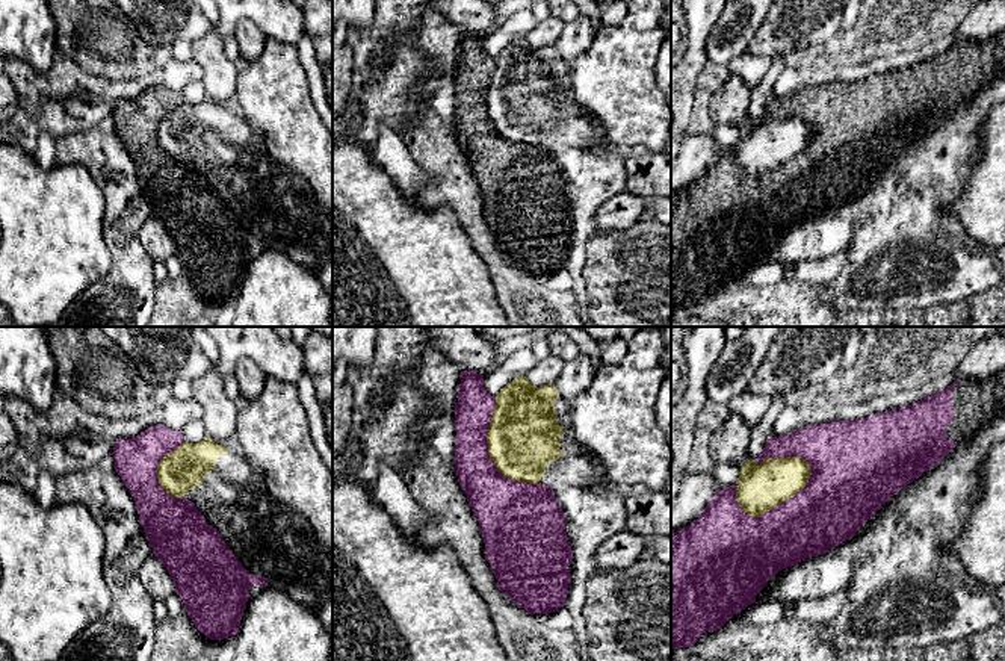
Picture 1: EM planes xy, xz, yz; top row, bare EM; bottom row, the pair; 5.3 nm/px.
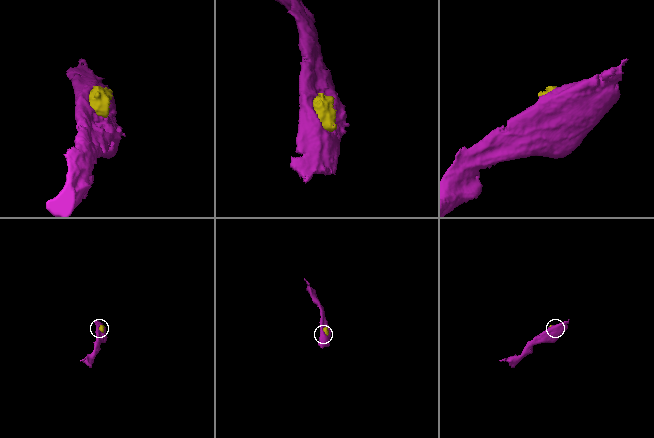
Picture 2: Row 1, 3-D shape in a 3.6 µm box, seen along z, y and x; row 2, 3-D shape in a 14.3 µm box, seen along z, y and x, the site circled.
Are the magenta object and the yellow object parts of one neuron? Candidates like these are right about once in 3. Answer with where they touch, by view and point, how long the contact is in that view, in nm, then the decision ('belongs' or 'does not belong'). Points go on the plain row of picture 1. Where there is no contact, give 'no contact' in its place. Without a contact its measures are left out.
yz (777, 167) | 440 nm | does not belong

